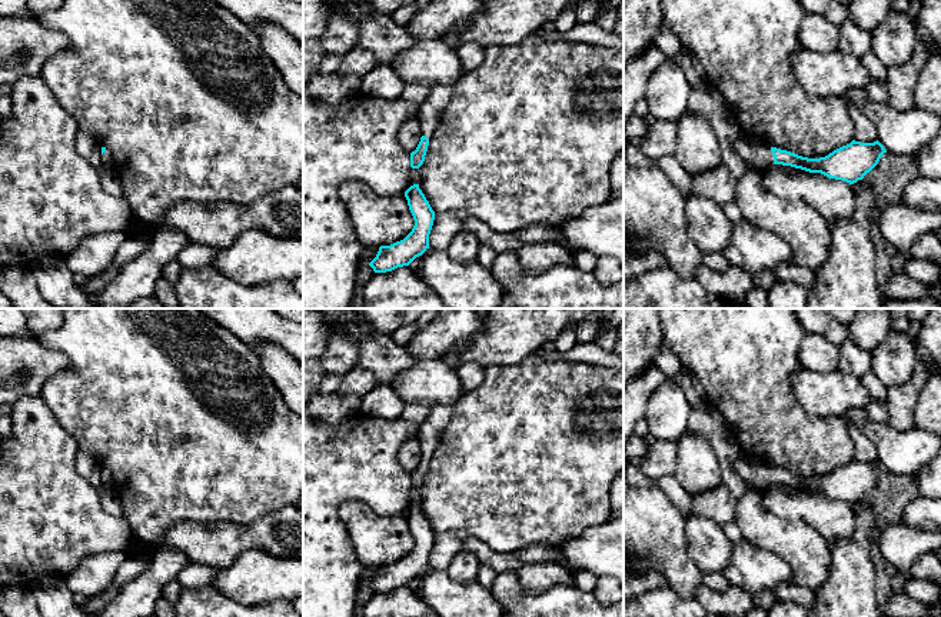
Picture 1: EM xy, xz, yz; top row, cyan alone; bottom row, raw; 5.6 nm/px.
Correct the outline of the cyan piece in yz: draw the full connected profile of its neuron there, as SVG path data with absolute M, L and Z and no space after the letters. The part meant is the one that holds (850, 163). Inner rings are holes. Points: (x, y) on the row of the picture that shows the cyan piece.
M741 136L734 143L734 150L747 163L761 170L768 170L772 164L791 166L809 173L821 173L829 179L842 180L849 184L862 180L887 153L877 140L874 143L861 143L852 140L825 157L808 159L795 153L768 147L762 143Z

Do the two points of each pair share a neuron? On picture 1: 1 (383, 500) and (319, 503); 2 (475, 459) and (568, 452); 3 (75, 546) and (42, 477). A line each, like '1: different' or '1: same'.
1: same
2: same
3: same

